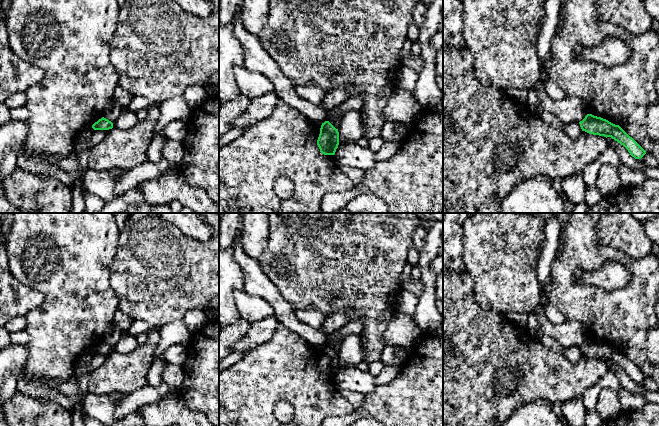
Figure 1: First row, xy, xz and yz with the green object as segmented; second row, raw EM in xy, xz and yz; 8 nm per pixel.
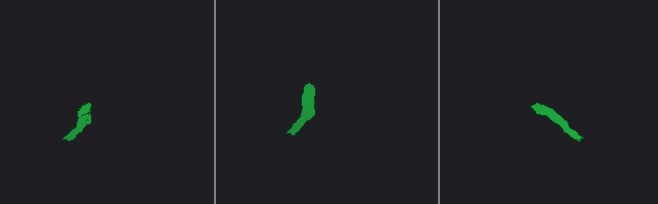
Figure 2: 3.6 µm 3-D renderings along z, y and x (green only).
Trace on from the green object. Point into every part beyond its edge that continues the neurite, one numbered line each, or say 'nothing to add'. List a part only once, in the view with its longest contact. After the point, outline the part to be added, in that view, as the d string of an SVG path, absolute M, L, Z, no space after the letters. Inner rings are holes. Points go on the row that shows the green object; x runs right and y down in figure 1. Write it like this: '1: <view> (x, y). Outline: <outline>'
nothing to add

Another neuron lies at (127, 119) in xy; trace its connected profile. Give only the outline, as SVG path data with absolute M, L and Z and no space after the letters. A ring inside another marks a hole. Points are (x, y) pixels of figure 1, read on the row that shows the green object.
M122 107L119 117L113 123L113 127L120 130L128 130L134 127L138 120L136 114L131 112L128 107Z

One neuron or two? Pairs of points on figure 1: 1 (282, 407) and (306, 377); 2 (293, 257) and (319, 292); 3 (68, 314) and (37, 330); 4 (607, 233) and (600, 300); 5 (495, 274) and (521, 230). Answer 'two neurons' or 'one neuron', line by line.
1: two neurons
2: one neuron
3: one neuron
4: two neurons
5: one neuron

